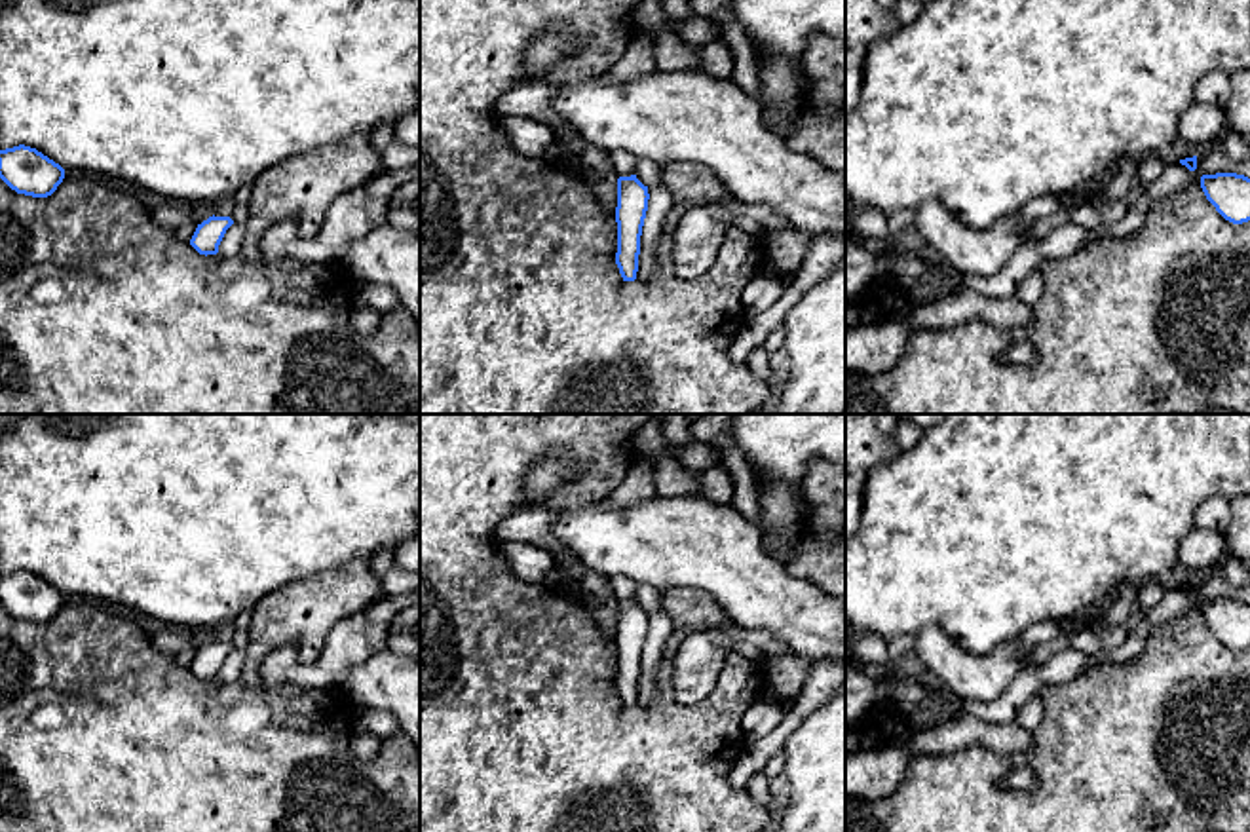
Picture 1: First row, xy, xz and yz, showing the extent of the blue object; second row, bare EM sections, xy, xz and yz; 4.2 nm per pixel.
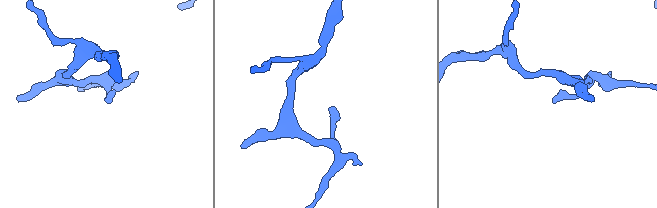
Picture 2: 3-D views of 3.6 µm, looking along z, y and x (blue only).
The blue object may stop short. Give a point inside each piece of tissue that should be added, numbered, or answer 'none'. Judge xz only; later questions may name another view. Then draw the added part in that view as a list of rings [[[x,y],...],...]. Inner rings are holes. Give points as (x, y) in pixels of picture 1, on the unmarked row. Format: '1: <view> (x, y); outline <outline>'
none

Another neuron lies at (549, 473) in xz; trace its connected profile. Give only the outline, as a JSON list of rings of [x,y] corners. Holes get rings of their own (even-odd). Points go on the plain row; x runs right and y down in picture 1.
[[[560,458],[538,460],[526,479],[526,498],[530,503],[541,503],[551,492],[576,479],[572,462]]]

